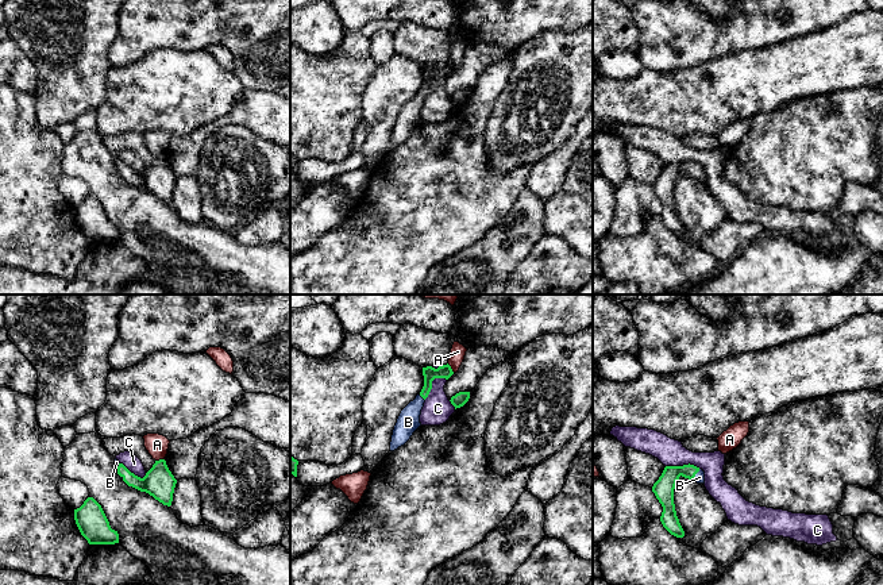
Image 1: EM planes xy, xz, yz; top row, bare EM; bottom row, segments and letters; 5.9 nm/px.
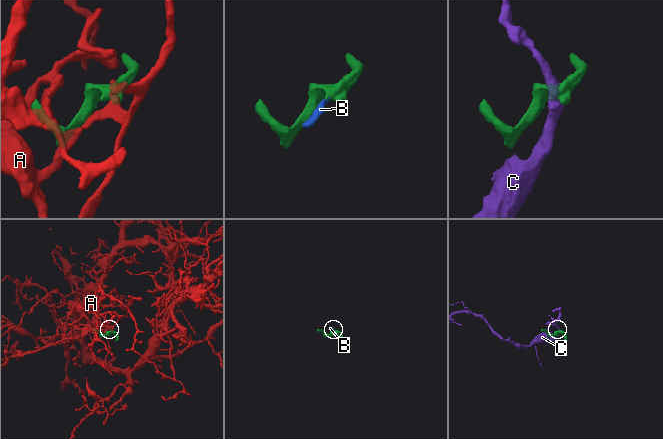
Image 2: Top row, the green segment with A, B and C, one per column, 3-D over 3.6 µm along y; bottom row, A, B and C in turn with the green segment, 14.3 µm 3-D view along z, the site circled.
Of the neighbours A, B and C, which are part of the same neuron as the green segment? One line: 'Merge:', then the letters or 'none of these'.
Merge: B

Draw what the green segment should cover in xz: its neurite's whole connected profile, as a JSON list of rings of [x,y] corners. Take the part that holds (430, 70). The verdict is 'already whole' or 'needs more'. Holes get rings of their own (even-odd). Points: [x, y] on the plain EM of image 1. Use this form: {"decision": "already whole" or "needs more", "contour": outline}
{"decision": "needs more", "contour": [[[448,61],[439,63],[437,66],[432,63],[423,65],[424,84],[421,89],[416,93],[416,96],[401,108],[393,127],[390,149],[394,149],[398,145],[404,143],[410,136],[413,130],[421,123],[420,112],[425,96],[432,86],[432,78],[435,76],[448,77],[452,72],[454,69]]]}

